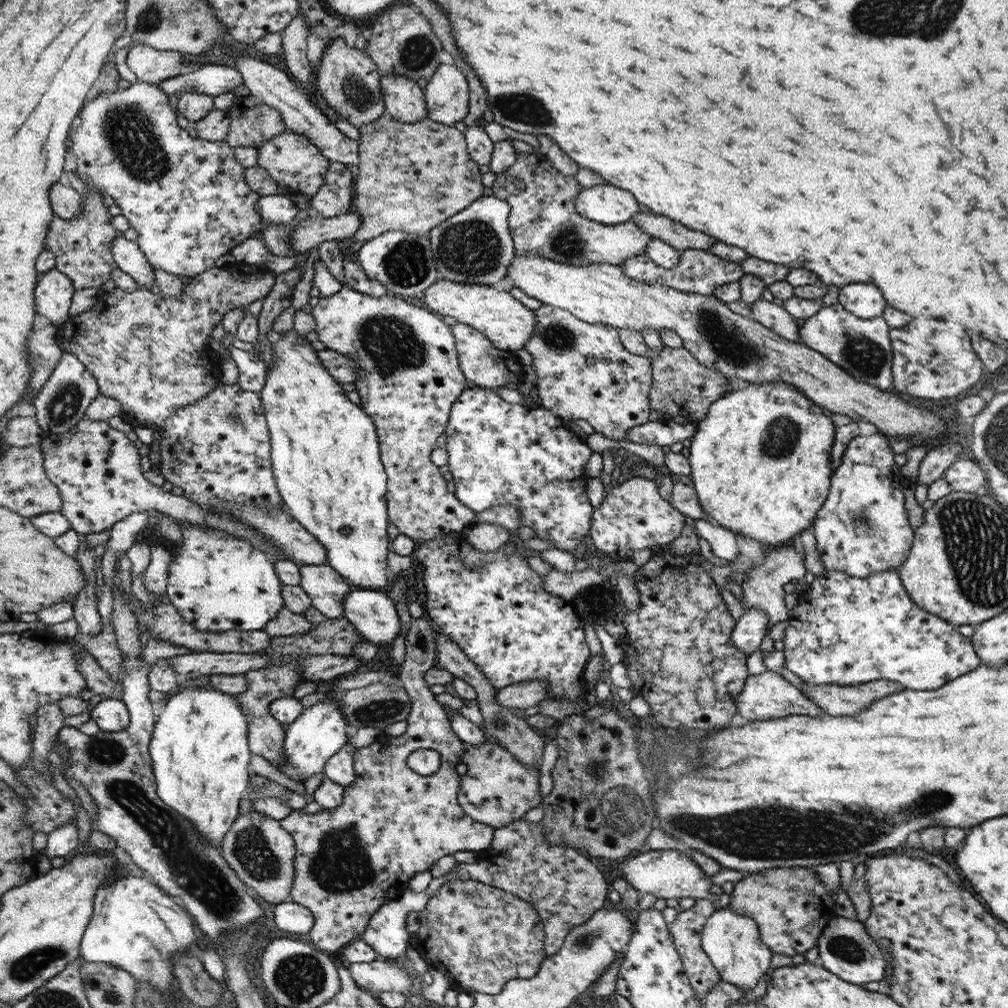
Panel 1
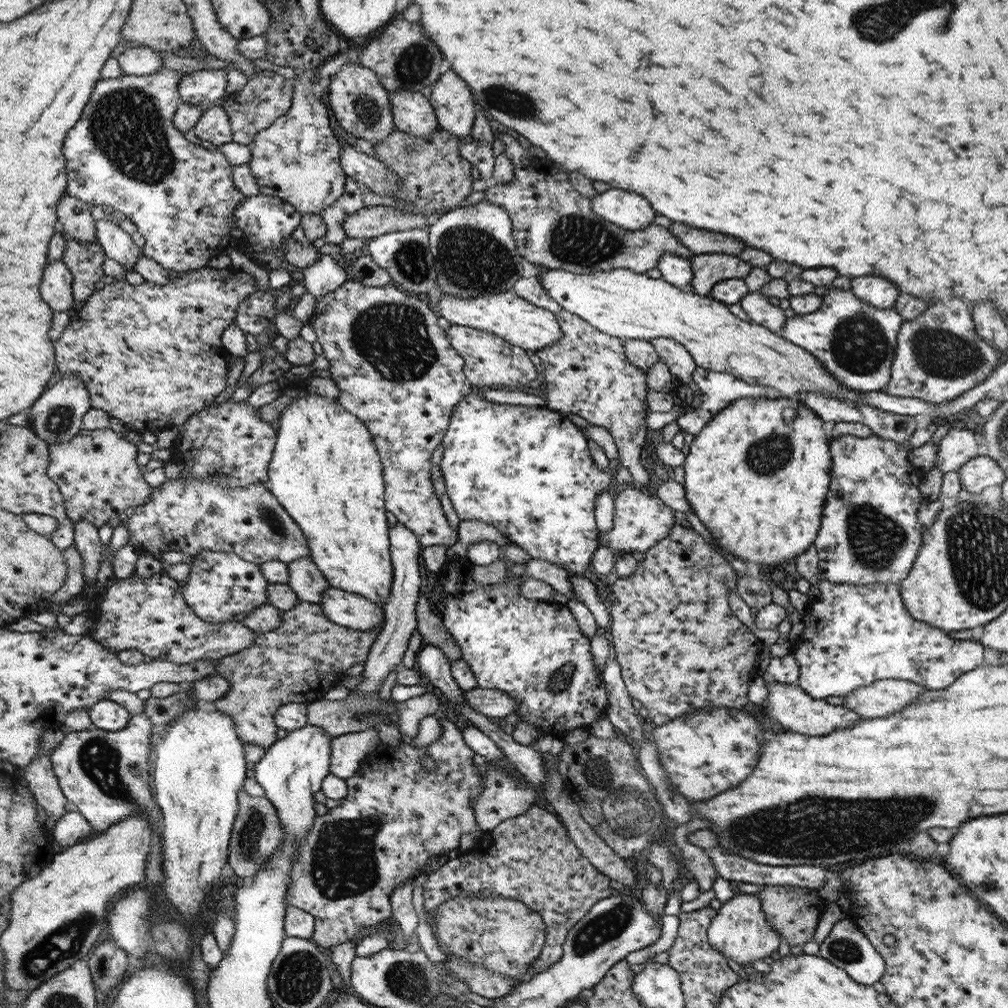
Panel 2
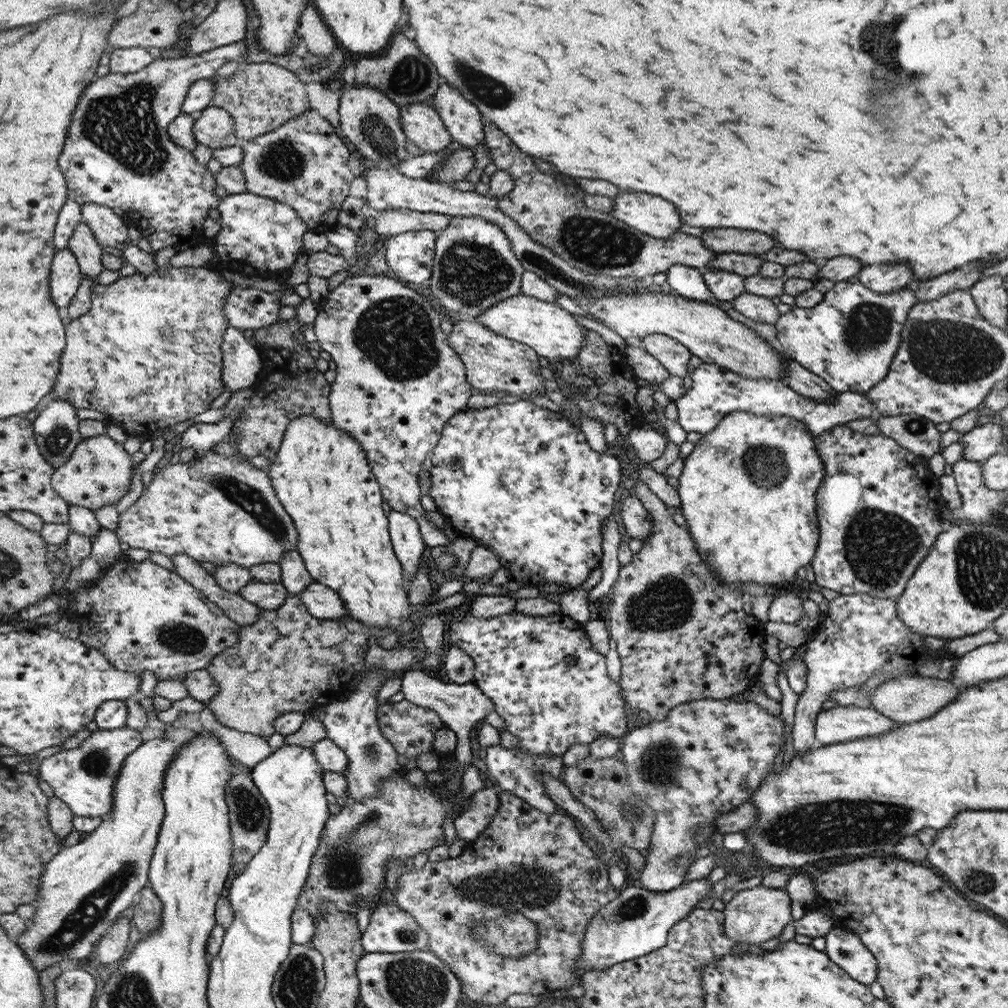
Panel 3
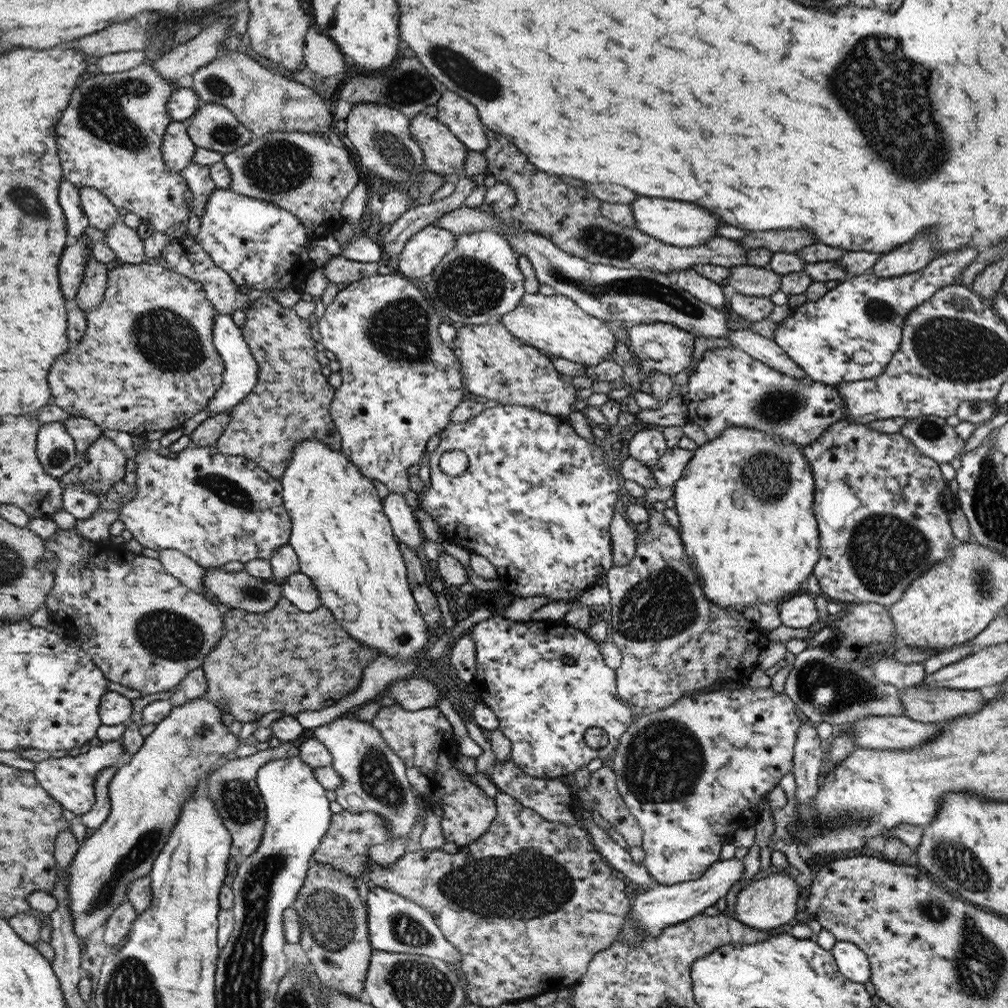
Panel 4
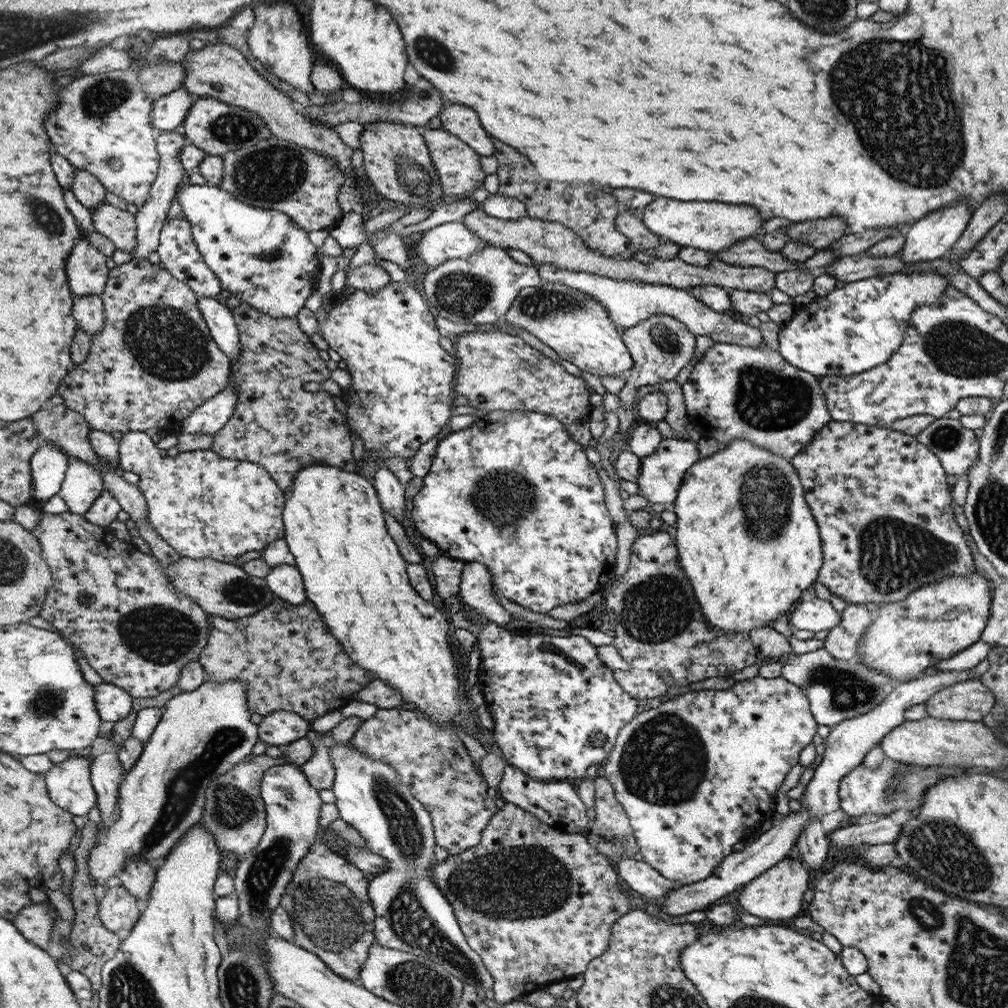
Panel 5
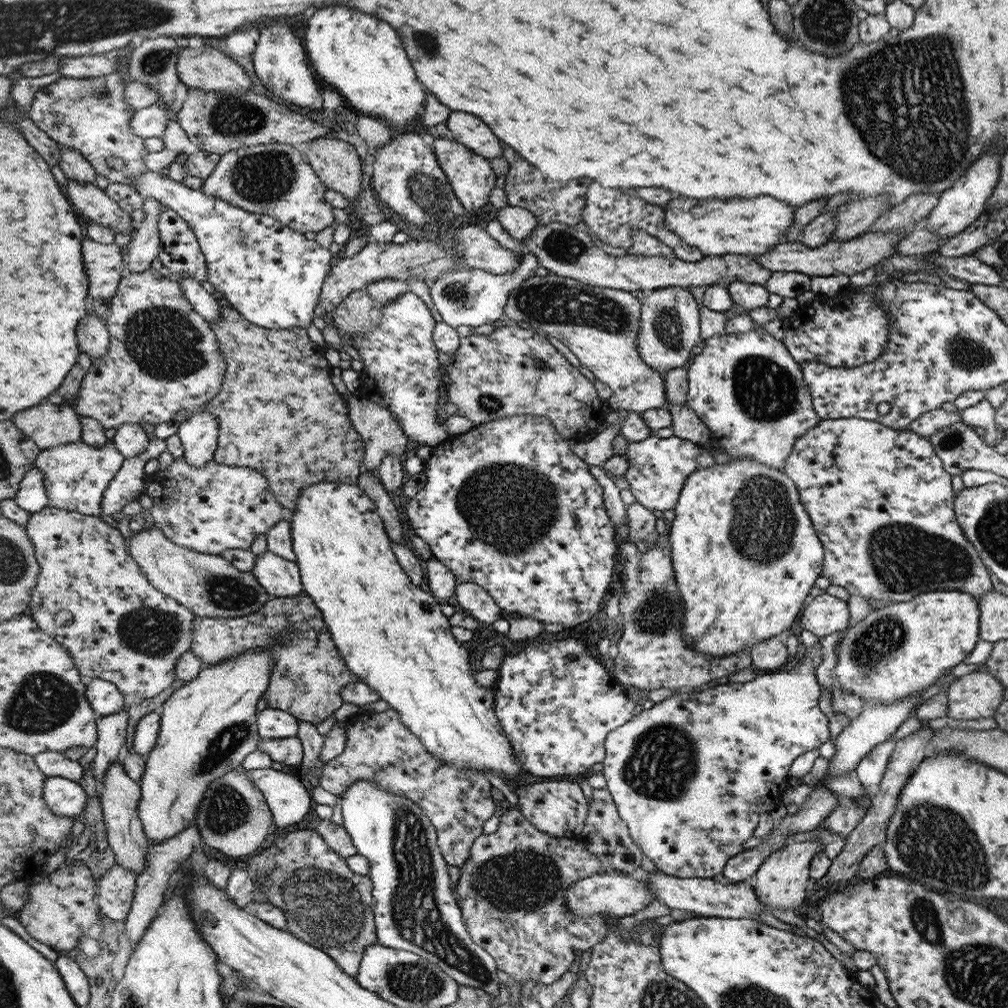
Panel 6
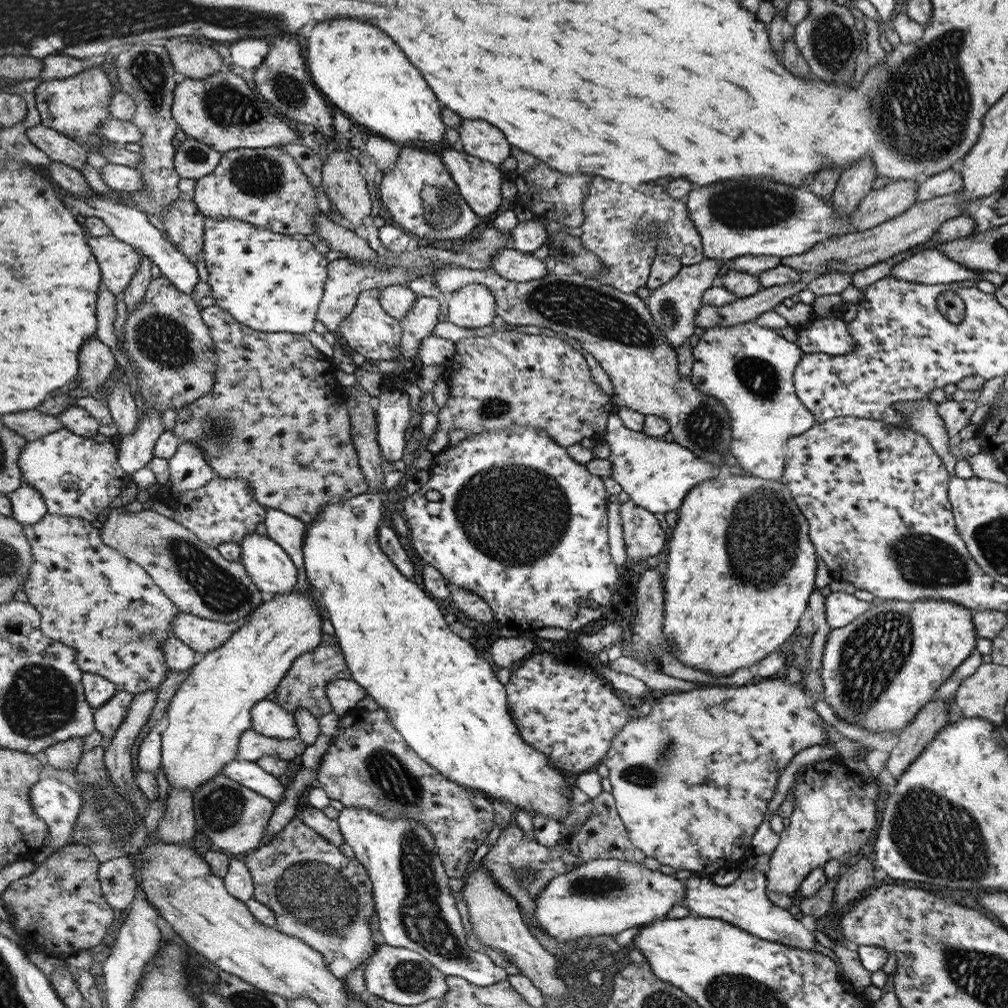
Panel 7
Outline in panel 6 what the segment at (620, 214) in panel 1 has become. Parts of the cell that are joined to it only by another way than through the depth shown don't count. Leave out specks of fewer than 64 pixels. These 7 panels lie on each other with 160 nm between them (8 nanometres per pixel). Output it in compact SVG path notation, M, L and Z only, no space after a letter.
M758 196L758 198L713 198L697 199L696 197L674 198L665 206L665 227L674 231L682 240L701 249L705 257L722 255L749 255L765 254L785 242L787 230L795 222L795 208L782 200L772 196Z

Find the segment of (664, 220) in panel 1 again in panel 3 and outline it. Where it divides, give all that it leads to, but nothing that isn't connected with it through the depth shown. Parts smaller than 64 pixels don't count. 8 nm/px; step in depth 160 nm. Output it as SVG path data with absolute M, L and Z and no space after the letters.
M739 228L707 229L700 238L717 254L735 252L759 256L779 246L779 242L769 234Z

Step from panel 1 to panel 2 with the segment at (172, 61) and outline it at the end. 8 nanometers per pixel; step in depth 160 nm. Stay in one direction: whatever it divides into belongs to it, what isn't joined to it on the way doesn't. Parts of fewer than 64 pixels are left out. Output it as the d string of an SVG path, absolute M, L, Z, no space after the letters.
M146 46L127 48L117 61L126 75L149 75L163 67L158 51Z

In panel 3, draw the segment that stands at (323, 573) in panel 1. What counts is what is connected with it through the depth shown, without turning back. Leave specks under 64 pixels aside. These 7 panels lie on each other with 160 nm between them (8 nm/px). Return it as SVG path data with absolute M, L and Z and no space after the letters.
M297 550L285 552L278 563L281 568L280 581L288 589L290 595L298 596L308 586L308 583L314 582L307 573Z

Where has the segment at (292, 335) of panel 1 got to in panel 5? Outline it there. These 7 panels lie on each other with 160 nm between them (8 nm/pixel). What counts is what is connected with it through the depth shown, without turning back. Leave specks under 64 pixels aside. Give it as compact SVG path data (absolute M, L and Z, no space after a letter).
M311 464L303 468L295 476L292 491L287 494L285 500L284 539L289 546L290 552L294 555L296 568L300 570L301 575L304 577L308 598L317 605L317 612L321 613L330 632L334 634L334 637L338 638L338 641L345 647L345 651L360 668L365 668L368 672L374 674L376 679L393 686L401 694L403 702L412 704L417 710L421 710L425 716L429 716L433 722L445 724L445 726L450 726L454 730L455 727L453 726L457 724L468 732L470 736L489 746L491 744L489 731L482 727L476 715L476 708L486 703L483 687L473 682L470 695L474 696L474 700L470 700L466 694L460 692L460 682L458 682L458 672L456 672L456 660L454 660L454 652L452 652L452 648L448 644L448 630L450 630L448 622L438 612L438 608L434 604L426 602L425 597L422 597L417 589L413 587L412 582L408 582L409 574L406 574L406 559L400 556L401 552L398 552L399 545L395 540L392 540L390 533L386 532L386 524L384 524L386 519L385 516L382 516L382 508L380 508L380 502L378 502L378 496L376 496L377 490L374 490L374 487L371 482L368 482L368 479L362 478L359 474L352 474L352 472L346 472L337 466L330 466L329 464Z

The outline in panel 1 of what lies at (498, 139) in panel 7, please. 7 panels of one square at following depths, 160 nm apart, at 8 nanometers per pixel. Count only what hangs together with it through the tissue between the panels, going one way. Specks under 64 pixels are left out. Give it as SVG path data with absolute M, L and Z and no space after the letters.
M440 64L425 90L428 118L456 126L468 114L468 83L456 65Z

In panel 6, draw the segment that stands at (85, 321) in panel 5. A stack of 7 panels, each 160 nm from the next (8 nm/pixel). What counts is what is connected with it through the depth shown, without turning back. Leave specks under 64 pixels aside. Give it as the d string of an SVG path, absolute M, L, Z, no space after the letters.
M90 314L90 320L78 328L78 344L82 344L82 352L92 360L102 359L107 354L109 332L104 318Z

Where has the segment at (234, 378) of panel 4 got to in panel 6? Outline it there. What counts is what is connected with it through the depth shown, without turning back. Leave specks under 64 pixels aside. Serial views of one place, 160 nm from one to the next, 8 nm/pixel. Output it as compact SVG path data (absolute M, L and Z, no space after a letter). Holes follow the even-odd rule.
M180 277L177 280L180 281L181 287L185 291L185 296L189 299L190 304L205 319L214 324L219 321L221 308L223 302L216 300L216 298L208 293L202 285L192 277ZM198 410L180 424L177 436L183 446L183 459L192 468L202 468L213 460L220 429L209 412Z

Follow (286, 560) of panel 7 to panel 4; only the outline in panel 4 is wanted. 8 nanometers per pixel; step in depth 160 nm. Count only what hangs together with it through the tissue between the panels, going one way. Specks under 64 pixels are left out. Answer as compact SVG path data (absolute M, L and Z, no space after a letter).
M300 571L285 578L284 582L278 582L281 585L281 596L286 600L293 601L299 609L304 612L312 612L320 608L320 599L317 588L313 581Z

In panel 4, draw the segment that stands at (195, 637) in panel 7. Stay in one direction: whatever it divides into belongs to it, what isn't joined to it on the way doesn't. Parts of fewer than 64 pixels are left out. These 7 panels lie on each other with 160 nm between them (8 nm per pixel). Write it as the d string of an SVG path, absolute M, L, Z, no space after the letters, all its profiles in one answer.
M281 597L277 606L268 612L246 612L229 609L224 612L225 632L221 642L206 655L202 668L209 690L205 698L232 714L244 725L256 722L268 712L281 710L286 715L296 715L304 710L320 710L341 702L354 690L358 690L365 668L379 655L375 648L368 648L337 623L326 607L304 612L293 601Z

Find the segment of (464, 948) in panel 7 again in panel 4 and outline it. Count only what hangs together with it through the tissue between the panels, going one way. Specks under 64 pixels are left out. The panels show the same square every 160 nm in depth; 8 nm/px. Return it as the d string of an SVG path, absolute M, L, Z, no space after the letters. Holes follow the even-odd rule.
M354 712L311 731L333 755L331 767L340 775L341 783L335 790L336 802L343 810L358 814L376 812L389 824L392 841L406 841L412 832L416 818L426 819L425 808L420 808L409 783L405 761L389 747L389 744L368 720L359 720ZM380 887L369 890L367 898L369 936L374 950L437 958L457 970L461 964L461 952L446 938L432 914L426 908L418 906L416 902L410 902L408 898L398 895Z

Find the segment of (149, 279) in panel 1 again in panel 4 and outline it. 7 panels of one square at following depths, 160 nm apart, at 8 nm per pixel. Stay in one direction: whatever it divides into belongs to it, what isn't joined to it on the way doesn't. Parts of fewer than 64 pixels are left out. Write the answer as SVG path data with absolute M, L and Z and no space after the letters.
M84 187L79 190L82 210L86 213L89 225L104 233L115 224L119 217L117 206L96 187Z

